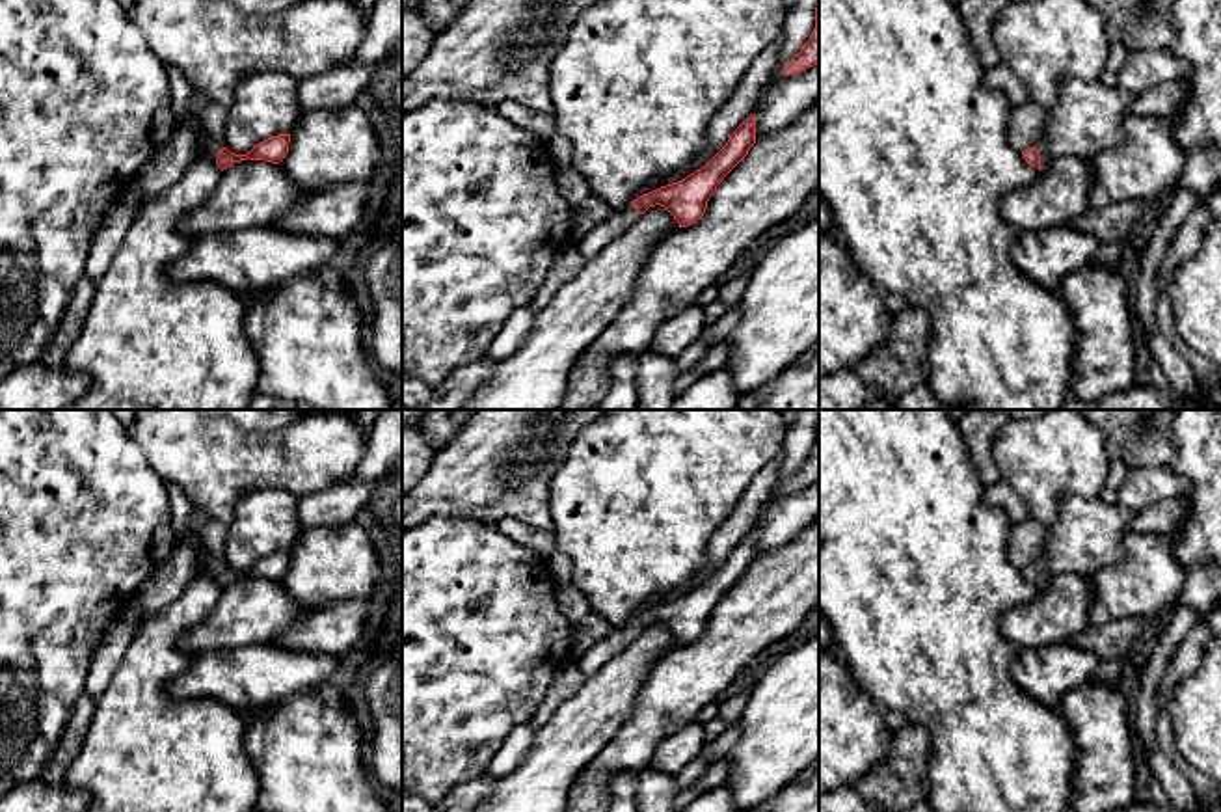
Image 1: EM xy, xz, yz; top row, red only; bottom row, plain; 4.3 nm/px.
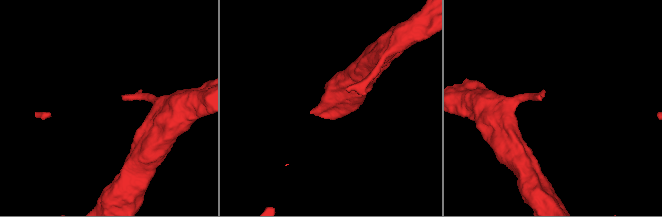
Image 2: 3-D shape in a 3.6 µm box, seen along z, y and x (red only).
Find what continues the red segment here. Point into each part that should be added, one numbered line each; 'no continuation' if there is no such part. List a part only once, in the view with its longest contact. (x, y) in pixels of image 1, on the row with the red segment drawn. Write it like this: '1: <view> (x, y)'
1: yz (1041, 146)

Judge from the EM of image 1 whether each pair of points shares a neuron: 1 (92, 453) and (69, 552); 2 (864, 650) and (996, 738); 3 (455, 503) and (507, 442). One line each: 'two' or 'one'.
1: one
2: one
3: one

